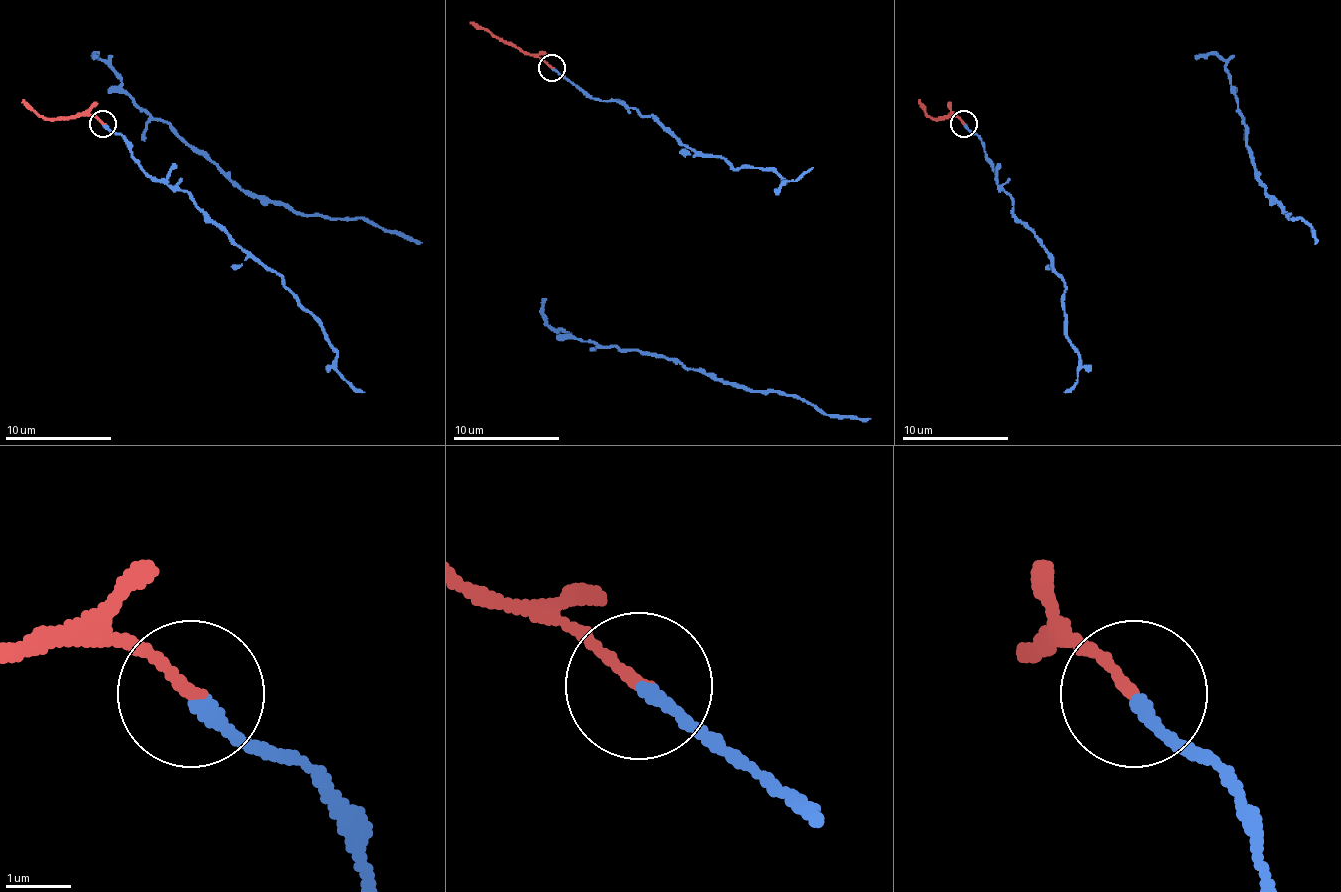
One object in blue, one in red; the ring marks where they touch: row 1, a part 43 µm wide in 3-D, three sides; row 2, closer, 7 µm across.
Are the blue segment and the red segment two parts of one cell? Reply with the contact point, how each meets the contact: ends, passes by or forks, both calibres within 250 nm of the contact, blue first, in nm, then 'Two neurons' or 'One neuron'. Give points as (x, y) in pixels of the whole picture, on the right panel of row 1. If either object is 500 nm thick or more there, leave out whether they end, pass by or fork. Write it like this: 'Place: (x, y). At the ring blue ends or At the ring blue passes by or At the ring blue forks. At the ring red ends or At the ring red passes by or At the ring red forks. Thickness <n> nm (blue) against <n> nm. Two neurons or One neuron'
Place: (964, 123). At the ring blue ends. At the ring red ends. Thickness 200 nm (blue) against 170 nm. Two neurons

